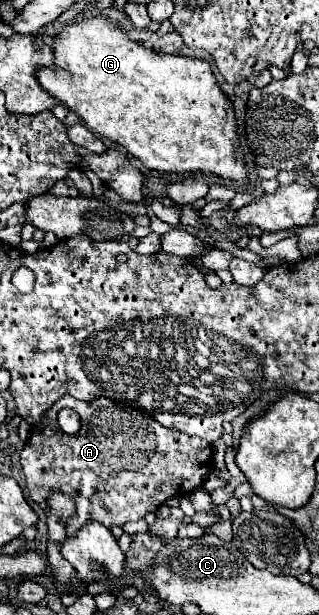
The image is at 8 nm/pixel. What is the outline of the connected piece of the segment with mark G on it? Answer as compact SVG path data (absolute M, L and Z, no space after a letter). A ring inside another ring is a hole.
M103 16L87 18L67 26L55 36L55 68L37 72L37 80L61 104L71 108L99 136L121 144L129 154L139 158L145 168L165 174L211 172L223 180L247 186L247 166L237 158L239 132L235 108L229 96L219 88L209 62L147 50L127 38L113 22Z

